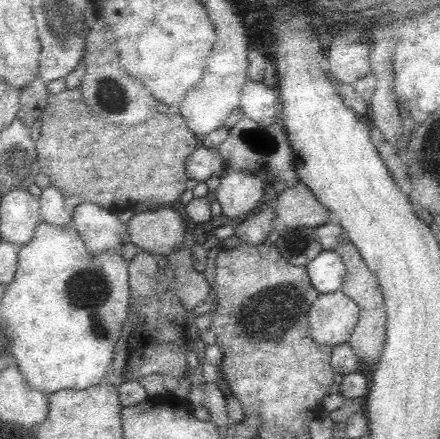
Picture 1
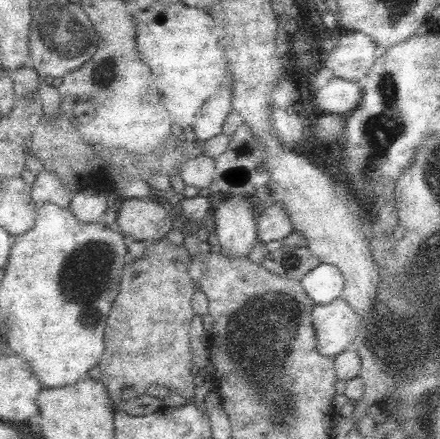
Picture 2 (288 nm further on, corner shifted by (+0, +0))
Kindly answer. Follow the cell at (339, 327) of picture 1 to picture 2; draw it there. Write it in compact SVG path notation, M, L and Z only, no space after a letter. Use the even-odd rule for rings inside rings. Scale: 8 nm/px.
M342 298L328 304L318 304L312 312L312 322L316 328L318 350L324 356L336 358L356 340L360 330L360 316Z

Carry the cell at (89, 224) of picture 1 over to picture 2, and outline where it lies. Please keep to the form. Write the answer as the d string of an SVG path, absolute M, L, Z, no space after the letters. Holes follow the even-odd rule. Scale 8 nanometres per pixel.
M92 188L78 192L70 204L70 210L74 212L76 220L84 224L98 224L98 220L104 218L106 208L108 208L108 194Z

